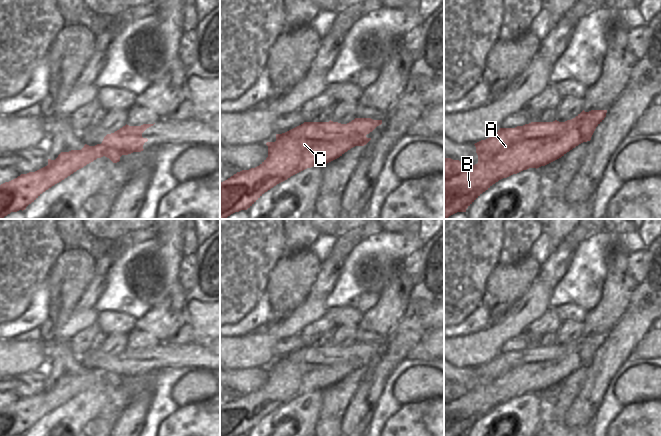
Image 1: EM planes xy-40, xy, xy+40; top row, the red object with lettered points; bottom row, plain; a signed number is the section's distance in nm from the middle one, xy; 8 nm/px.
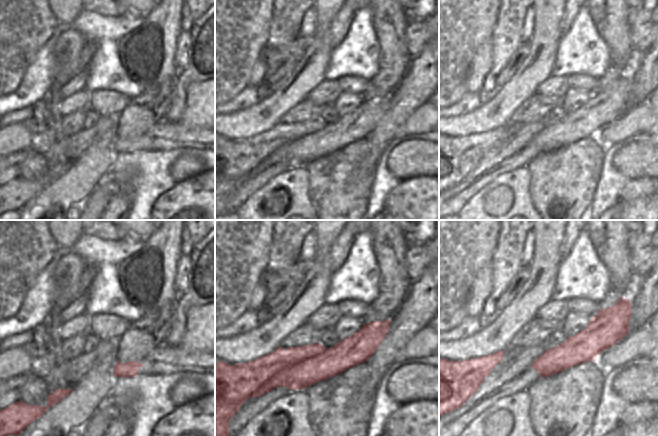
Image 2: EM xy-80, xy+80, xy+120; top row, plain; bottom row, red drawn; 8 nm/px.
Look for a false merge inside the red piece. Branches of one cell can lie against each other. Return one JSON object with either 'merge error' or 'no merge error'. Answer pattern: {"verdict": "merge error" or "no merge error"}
{"verdict": "merge error"}

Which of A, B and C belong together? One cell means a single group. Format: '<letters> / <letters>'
A / B C

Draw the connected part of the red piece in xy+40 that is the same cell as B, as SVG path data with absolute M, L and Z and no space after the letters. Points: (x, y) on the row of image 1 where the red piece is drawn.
M584 110L575 118L562 122L562 133L545 138L531 138L517 142L487 162L478 162L465 172L444 178L444 219L457 212L466 212L466 209L493 184L503 178L517 174L529 168L545 166L578 146L591 140L596 127L606 117L607 110Z

